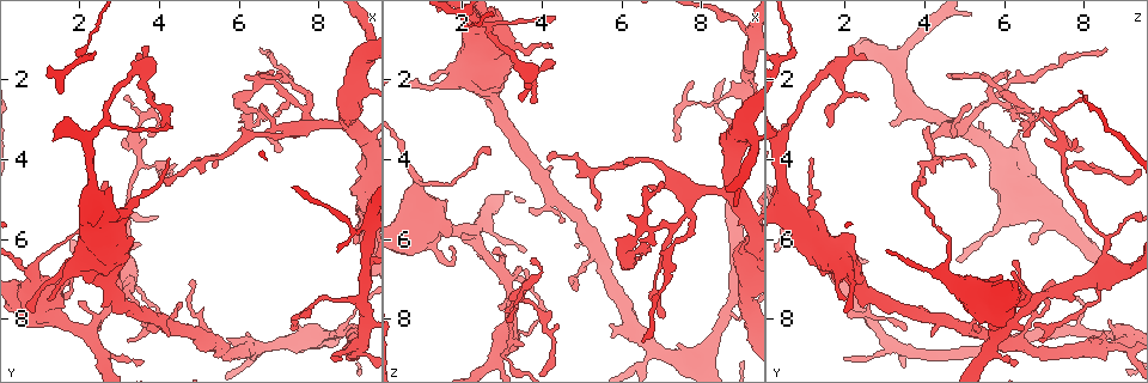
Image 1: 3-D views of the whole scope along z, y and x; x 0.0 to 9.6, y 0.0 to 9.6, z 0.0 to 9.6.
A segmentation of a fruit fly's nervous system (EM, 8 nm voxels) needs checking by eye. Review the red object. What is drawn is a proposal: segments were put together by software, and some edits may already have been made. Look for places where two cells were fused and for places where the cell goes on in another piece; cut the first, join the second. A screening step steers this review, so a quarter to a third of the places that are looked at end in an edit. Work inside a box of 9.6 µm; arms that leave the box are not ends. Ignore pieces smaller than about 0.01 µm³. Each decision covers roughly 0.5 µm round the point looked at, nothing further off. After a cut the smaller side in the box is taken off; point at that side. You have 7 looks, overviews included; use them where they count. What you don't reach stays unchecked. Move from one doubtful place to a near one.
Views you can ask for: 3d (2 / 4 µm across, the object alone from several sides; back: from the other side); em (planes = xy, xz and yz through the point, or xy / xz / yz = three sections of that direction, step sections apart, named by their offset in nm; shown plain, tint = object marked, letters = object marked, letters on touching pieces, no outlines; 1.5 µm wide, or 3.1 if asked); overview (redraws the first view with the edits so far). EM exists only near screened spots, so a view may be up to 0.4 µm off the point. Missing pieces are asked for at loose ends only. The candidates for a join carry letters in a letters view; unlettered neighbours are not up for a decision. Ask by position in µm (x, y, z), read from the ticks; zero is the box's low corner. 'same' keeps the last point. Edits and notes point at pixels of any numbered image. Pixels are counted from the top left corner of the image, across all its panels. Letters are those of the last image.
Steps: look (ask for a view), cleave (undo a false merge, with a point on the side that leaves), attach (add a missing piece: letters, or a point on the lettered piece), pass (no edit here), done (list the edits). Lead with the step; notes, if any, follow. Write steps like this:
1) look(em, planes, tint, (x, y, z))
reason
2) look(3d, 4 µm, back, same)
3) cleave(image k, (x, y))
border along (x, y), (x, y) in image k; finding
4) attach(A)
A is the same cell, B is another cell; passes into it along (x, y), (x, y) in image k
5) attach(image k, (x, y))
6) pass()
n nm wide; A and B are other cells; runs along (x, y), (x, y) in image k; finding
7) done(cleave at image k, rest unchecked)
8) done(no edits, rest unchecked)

look(3d, 2 µm, (3.30, 5.15, 1.25))

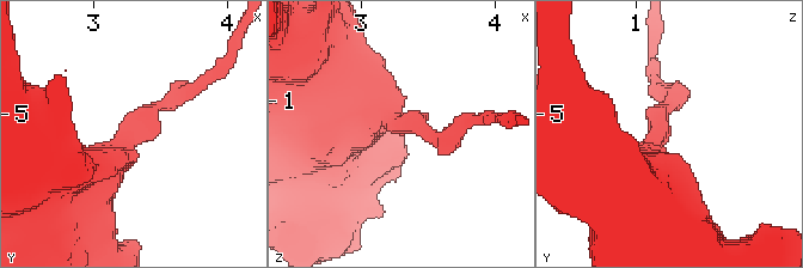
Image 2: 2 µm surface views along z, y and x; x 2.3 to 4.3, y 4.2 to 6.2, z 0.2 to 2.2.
look(em, yz, step 4, tint, (3.28, 5.16, 1.18))

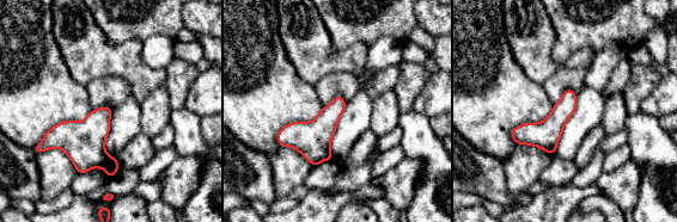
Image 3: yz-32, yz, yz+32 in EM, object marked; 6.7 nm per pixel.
look(em, planes, letters, same)
another direction

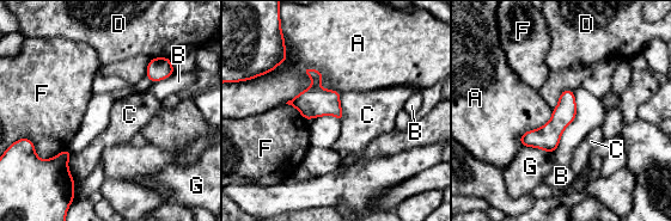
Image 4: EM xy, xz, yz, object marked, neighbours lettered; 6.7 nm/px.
pass()
A touches over 380 nm; A, B, C, D, F and G are other cells; runs along (571, 94), (541, 137), (523, 140) in image 4; continuous, no second cell

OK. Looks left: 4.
look(em, planes, letters, (2.55, 7.65, 2.45))
an open end

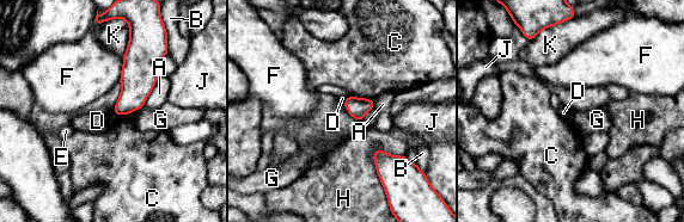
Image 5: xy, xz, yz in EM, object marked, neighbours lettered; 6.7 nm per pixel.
pass()
A, B, C, D, E, F, G, H, J and K are other cells; border along (373, 106), (358, 121) in image 5; no lettered piece goes on from it

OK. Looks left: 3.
look(em, xz, step 8, letters, (7.00, 3.80, 7.90))

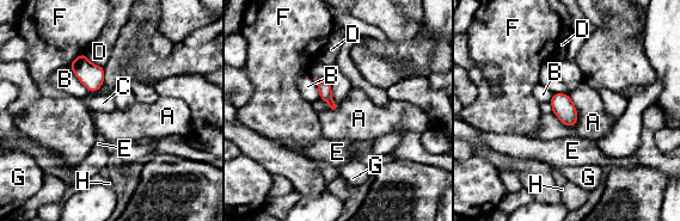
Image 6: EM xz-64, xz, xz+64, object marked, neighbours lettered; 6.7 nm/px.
look(em, planes, letters, same)
another direction

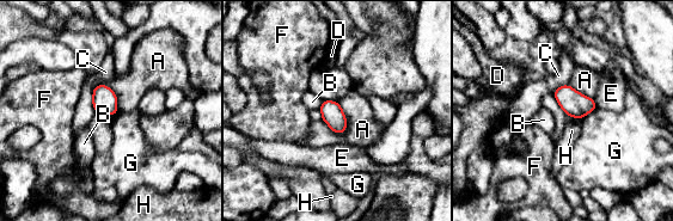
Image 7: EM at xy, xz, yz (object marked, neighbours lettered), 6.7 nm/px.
pass()
A, B, C, D, E, F, G and H are other cells; border along (597, 108), (580, 120) in image 7; no lettered piece goes on from it

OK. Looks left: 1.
done(no edits, rest unchecked)

